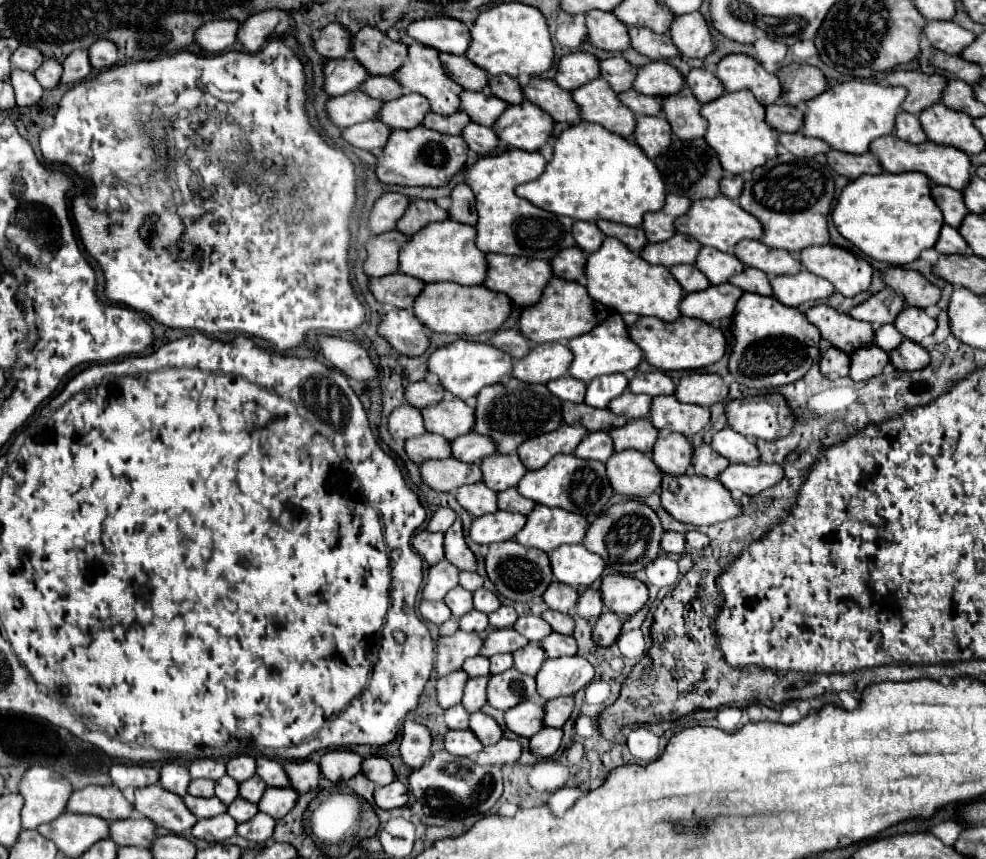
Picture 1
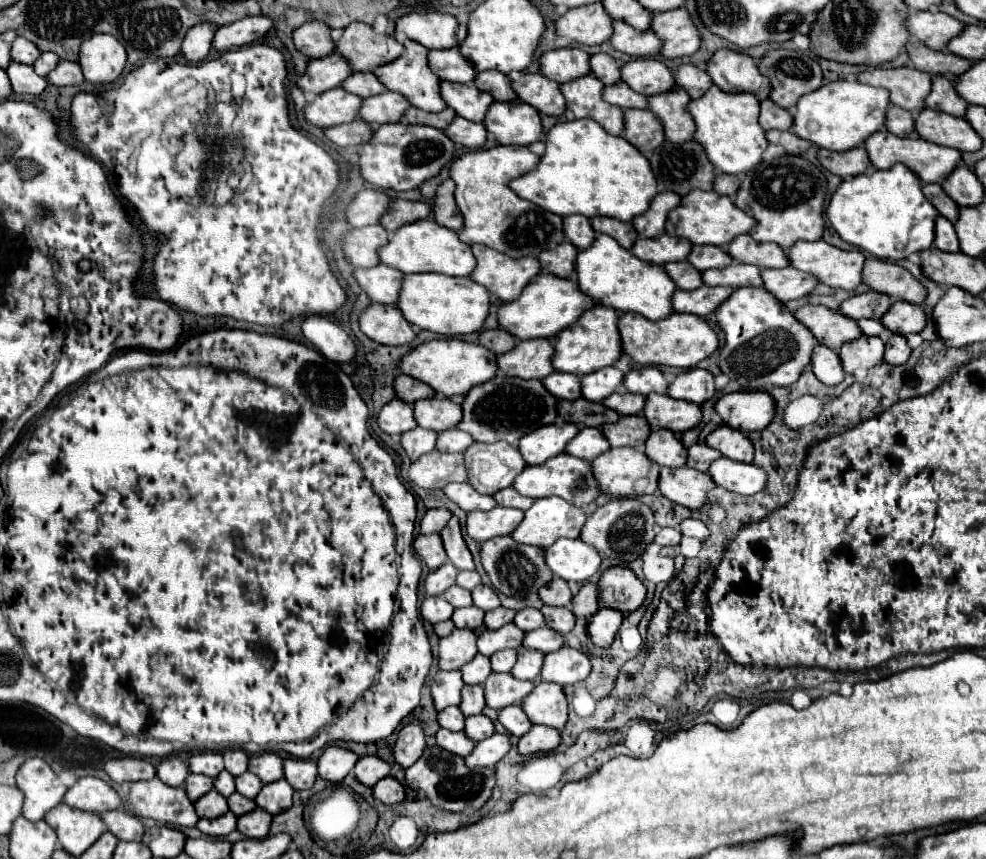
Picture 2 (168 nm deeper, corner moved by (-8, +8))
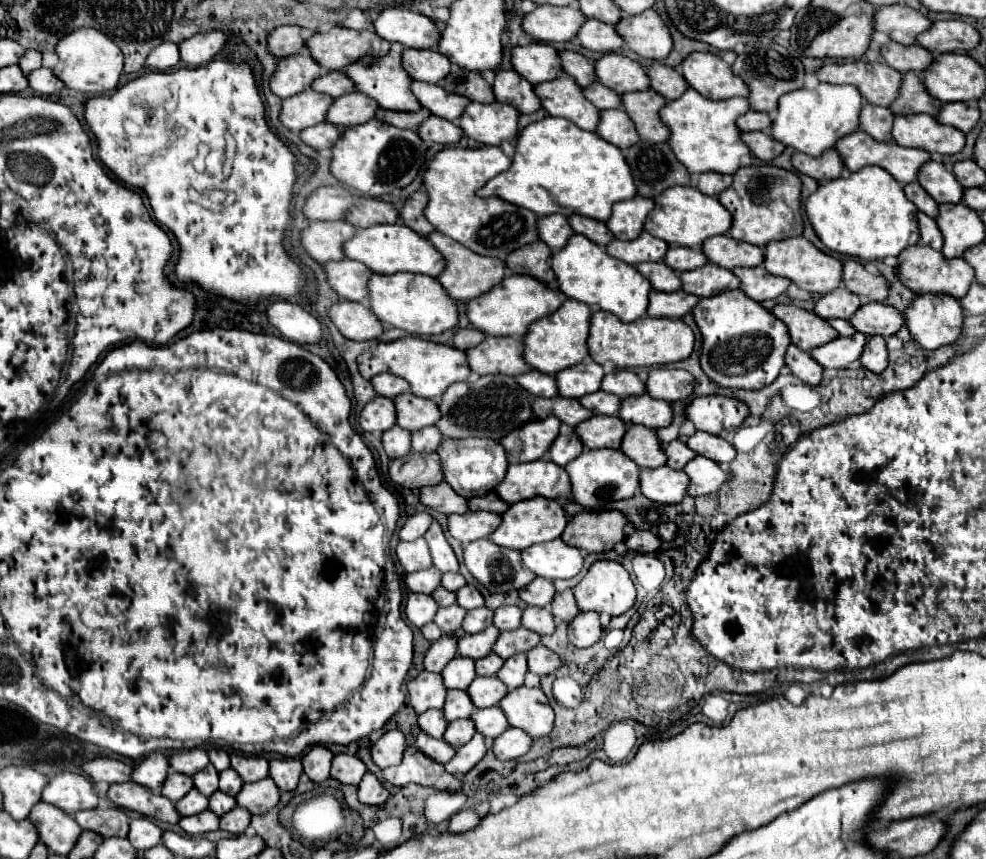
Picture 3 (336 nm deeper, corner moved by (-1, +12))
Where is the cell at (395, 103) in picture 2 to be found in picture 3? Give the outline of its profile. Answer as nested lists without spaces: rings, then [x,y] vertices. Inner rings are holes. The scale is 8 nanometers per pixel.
[[[349,92],[333,100],[333,104],[327,110],[325,122],[335,124],[337,128],[349,128],[369,122],[375,116],[375,110],[375,102],[369,102],[369,98],[365,98],[363,94]]]

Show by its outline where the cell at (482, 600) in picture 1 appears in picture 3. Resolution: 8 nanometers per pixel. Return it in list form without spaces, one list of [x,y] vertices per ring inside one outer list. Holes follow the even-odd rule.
[[[467,584],[467,586],[459,588],[455,594],[457,594],[457,604],[459,604],[461,608],[465,608],[465,610],[473,610],[473,608],[479,608],[479,606],[485,604],[481,592],[479,592],[475,586],[469,586],[469,584]]]

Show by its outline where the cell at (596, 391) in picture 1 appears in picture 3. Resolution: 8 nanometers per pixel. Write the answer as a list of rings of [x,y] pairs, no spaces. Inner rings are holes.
[[[583,360],[577,366],[565,368],[555,374],[559,396],[563,398],[581,398],[585,394],[597,392],[603,378],[603,368],[595,362]]]

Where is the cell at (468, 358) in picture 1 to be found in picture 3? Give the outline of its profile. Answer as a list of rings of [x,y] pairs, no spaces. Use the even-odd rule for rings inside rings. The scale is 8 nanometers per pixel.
[[[415,336],[399,338],[395,342],[375,344],[373,348],[359,354],[357,366],[359,366],[359,374],[367,380],[373,378],[375,374],[381,374],[381,372],[395,374],[395,376],[409,382],[411,392],[415,396],[421,396],[421,398],[427,398],[427,400],[439,398],[447,390],[449,384],[453,384],[457,380],[465,380],[471,374],[469,368],[465,366],[465,352],[453,350],[453,346],[435,344],[435,342],[429,342],[429,340],[415,338]]]

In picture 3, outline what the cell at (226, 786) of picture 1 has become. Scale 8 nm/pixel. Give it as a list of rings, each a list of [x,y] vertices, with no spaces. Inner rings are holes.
[[[205,766],[205,770],[193,774],[193,784],[195,788],[203,794],[203,796],[209,796],[213,794],[215,790],[219,790],[219,774],[217,770],[213,770],[213,766]]]

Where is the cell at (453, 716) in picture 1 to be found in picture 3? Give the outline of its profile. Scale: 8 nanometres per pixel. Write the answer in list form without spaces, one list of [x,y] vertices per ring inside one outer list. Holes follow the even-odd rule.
[[[429,710],[429,712],[421,714],[417,724],[425,734],[429,734],[433,738],[443,738],[443,732],[445,732],[445,726],[447,726],[441,710]]]

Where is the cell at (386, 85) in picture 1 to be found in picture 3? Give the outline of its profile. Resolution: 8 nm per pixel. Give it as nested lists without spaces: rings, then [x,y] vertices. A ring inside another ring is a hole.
[[[325,72],[323,76],[319,76],[311,88],[315,92],[321,92],[321,94],[329,94],[333,98],[339,98],[341,94],[349,94],[353,92],[353,84],[345,78],[343,72]]]

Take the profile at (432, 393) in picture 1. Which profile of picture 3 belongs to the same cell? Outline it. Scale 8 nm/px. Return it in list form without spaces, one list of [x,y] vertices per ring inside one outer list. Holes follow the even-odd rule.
[[[377,374],[369,382],[371,382],[373,390],[379,396],[385,396],[385,398],[395,398],[395,396],[409,390],[409,384],[403,378],[397,378],[397,376],[391,376],[391,374]]]

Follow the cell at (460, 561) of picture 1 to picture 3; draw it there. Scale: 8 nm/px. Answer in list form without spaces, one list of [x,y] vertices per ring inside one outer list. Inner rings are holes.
[[[433,522],[429,526],[429,530],[425,532],[425,540],[429,544],[429,552],[433,558],[433,566],[441,572],[459,572],[459,564],[457,558],[451,550],[451,546],[445,540],[445,534],[441,530],[441,526],[437,522]]]

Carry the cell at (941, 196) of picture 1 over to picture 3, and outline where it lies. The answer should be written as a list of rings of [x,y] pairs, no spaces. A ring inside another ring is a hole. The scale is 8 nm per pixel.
[[[909,182],[903,190],[905,190],[905,196],[907,196],[921,212],[925,212],[925,214],[931,216],[931,218],[937,218],[939,206],[937,206],[937,202],[933,202],[933,198],[929,198],[929,194],[919,186],[919,182]]]

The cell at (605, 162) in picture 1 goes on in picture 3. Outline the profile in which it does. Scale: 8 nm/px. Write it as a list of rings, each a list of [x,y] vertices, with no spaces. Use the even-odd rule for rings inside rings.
[[[547,116],[539,122],[525,126],[519,132],[509,170],[497,174],[483,188],[477,190],[479,198],[489,198],[495,194],[497,194],[497,198],[505,198],[505,202],[509,202],[509,204],[515,204],[515,206],[535,212],[537,216],[581,214],[581,216],[605,222],[609,218],[611,206],[615,202],[633,198],[637,194],[637,188],[633,186],[629,166],[625,166],[623,152],[617,150],[617,146],[609,146],[609,142],[601,142],[601,138],[597,138],[595,132],[585,132],[585,130],[573,126],[573,122],[569,122],[565,118]]]

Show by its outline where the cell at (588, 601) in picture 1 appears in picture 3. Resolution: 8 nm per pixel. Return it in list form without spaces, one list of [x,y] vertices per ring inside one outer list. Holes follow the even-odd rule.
[[[565,590],[565,592],[559,592],[553,596],[553,602],[551,602],[551,614],[563,622],[571,622],[579,610],[577,610],[577,604],[573,602],[573,594],[571,590]]]

